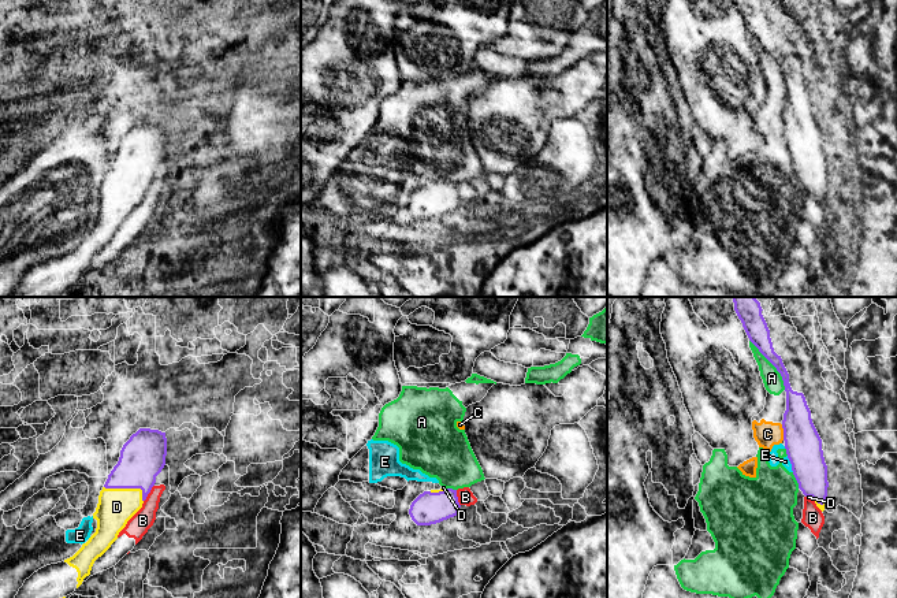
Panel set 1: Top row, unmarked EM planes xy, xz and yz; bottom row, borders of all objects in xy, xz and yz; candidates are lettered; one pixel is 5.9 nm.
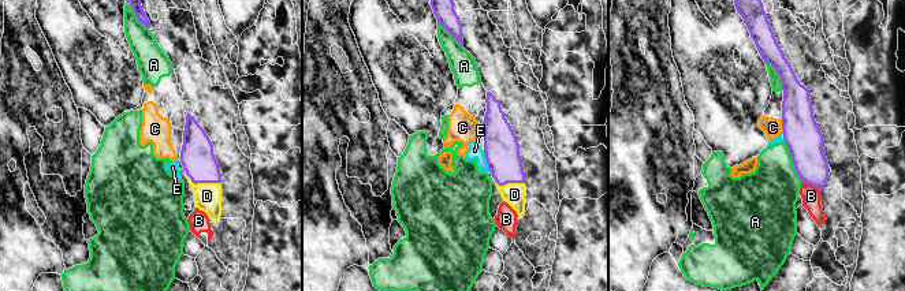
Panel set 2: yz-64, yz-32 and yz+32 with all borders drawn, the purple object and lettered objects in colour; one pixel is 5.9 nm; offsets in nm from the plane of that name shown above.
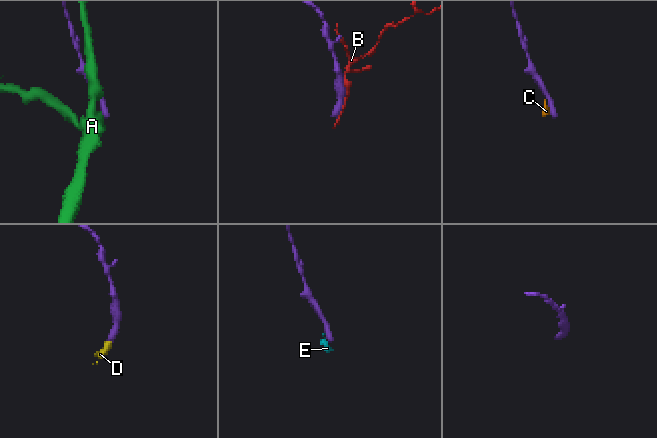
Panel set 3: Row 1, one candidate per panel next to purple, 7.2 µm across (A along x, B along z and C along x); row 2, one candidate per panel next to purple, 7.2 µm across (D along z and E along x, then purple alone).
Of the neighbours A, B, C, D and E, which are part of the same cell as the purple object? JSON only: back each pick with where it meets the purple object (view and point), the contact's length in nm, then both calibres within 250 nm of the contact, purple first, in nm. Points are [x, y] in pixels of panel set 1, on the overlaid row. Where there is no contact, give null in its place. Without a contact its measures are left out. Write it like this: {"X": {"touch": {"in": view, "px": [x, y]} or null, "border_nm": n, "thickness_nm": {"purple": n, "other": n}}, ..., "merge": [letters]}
{"D": {"touch": {"in": "xy", "px": [129, 487]}, "border_nm": 240, "thickness_nm": {"purple": 260, "other": 220}}, "merge": ["D"]}

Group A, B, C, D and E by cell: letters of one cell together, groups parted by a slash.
A C E / B / D

